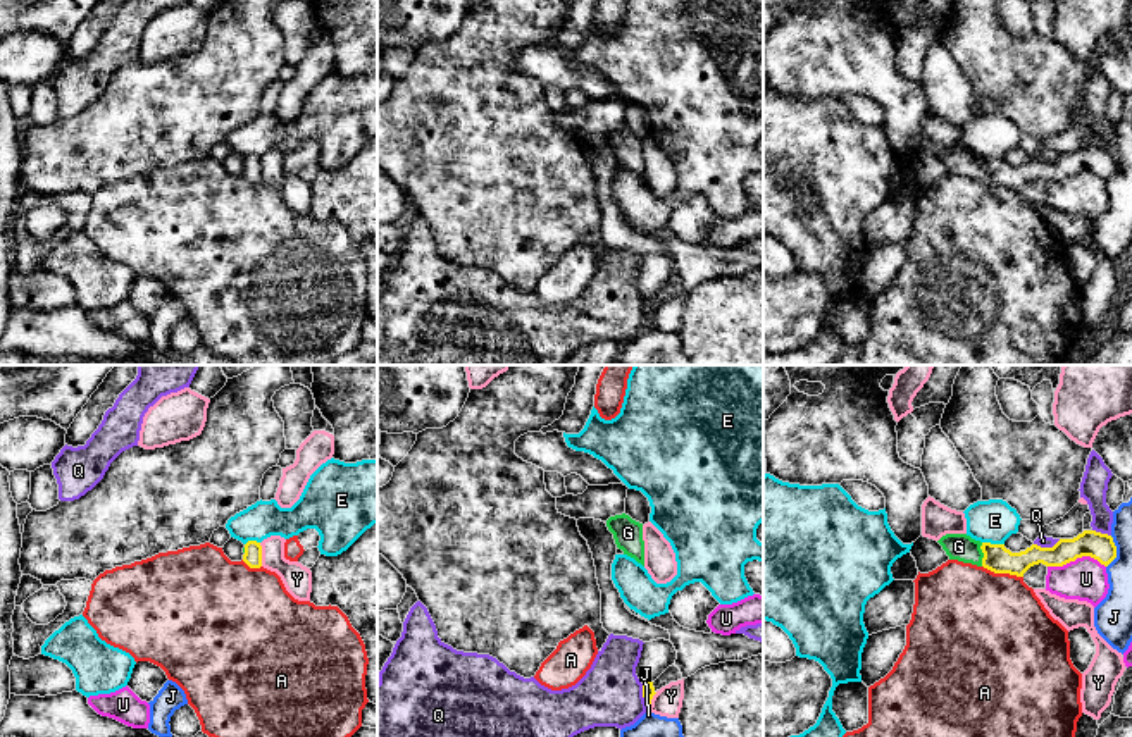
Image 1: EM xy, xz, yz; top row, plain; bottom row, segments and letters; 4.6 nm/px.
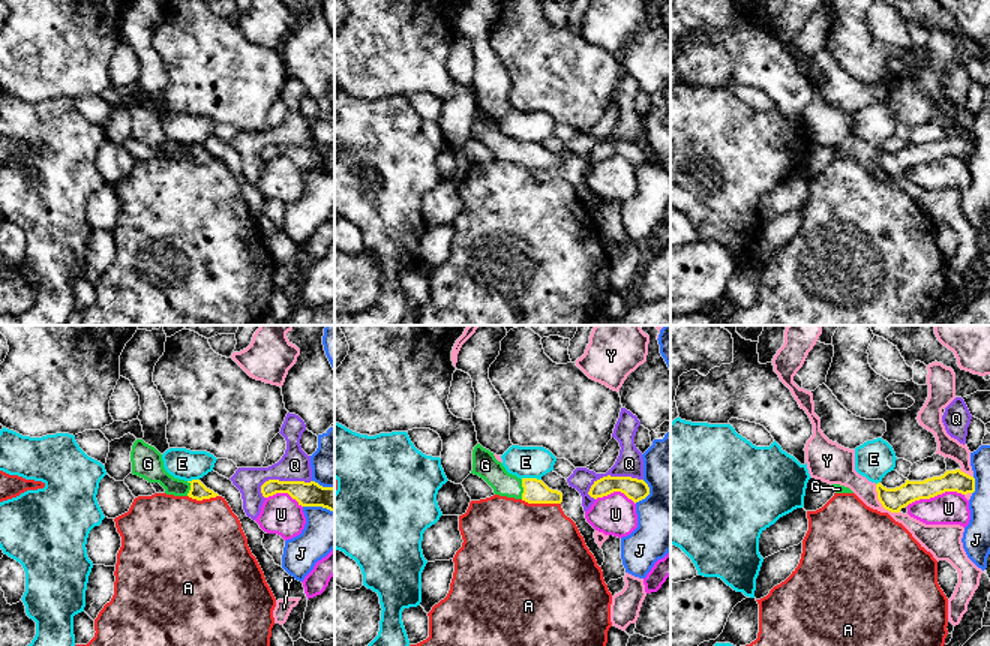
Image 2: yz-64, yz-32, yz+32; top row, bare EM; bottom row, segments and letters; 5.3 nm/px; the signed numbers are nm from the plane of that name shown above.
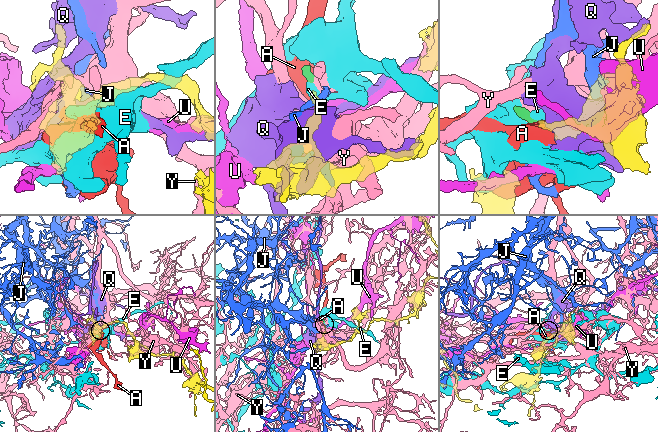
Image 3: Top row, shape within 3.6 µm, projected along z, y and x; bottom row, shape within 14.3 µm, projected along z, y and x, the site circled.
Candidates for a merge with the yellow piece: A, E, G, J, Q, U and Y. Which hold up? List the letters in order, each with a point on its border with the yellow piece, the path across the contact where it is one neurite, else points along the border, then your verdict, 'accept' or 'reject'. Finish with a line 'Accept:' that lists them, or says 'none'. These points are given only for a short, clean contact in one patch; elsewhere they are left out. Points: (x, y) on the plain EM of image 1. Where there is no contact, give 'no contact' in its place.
A: contact yz (1003, 186); border yz (982, 179), (995, 186), (1022, 191); reject
E: contact yz (993, 159); reject
G: contact yz (984, 169); way yz (996, 173), (984, 169), (958, 161); accept
J: contact yz (1115, 166); reject
Q: contact xz (645, 312); reject
U: contact yz (1076, 173); reject
Y: contact xy (261, 169); reject
Accept: G

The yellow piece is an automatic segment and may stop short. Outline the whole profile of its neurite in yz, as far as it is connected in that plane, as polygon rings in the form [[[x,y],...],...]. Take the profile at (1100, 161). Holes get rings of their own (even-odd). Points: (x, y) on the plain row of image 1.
[[[1084,145],[1073,153],[1060,153],[1053,162],[1032,158],[1020,167],[1011,167],[1004,158],[975,155],[967,148],[946,148],[937,157],[949,174],[1017,191],[1023,191],[1030,181],[1039,177],[1046,181],[1063,181],[1077,172],[1091,170],[1108,181],[1116,172],[1113,152],[1096,145]]]

